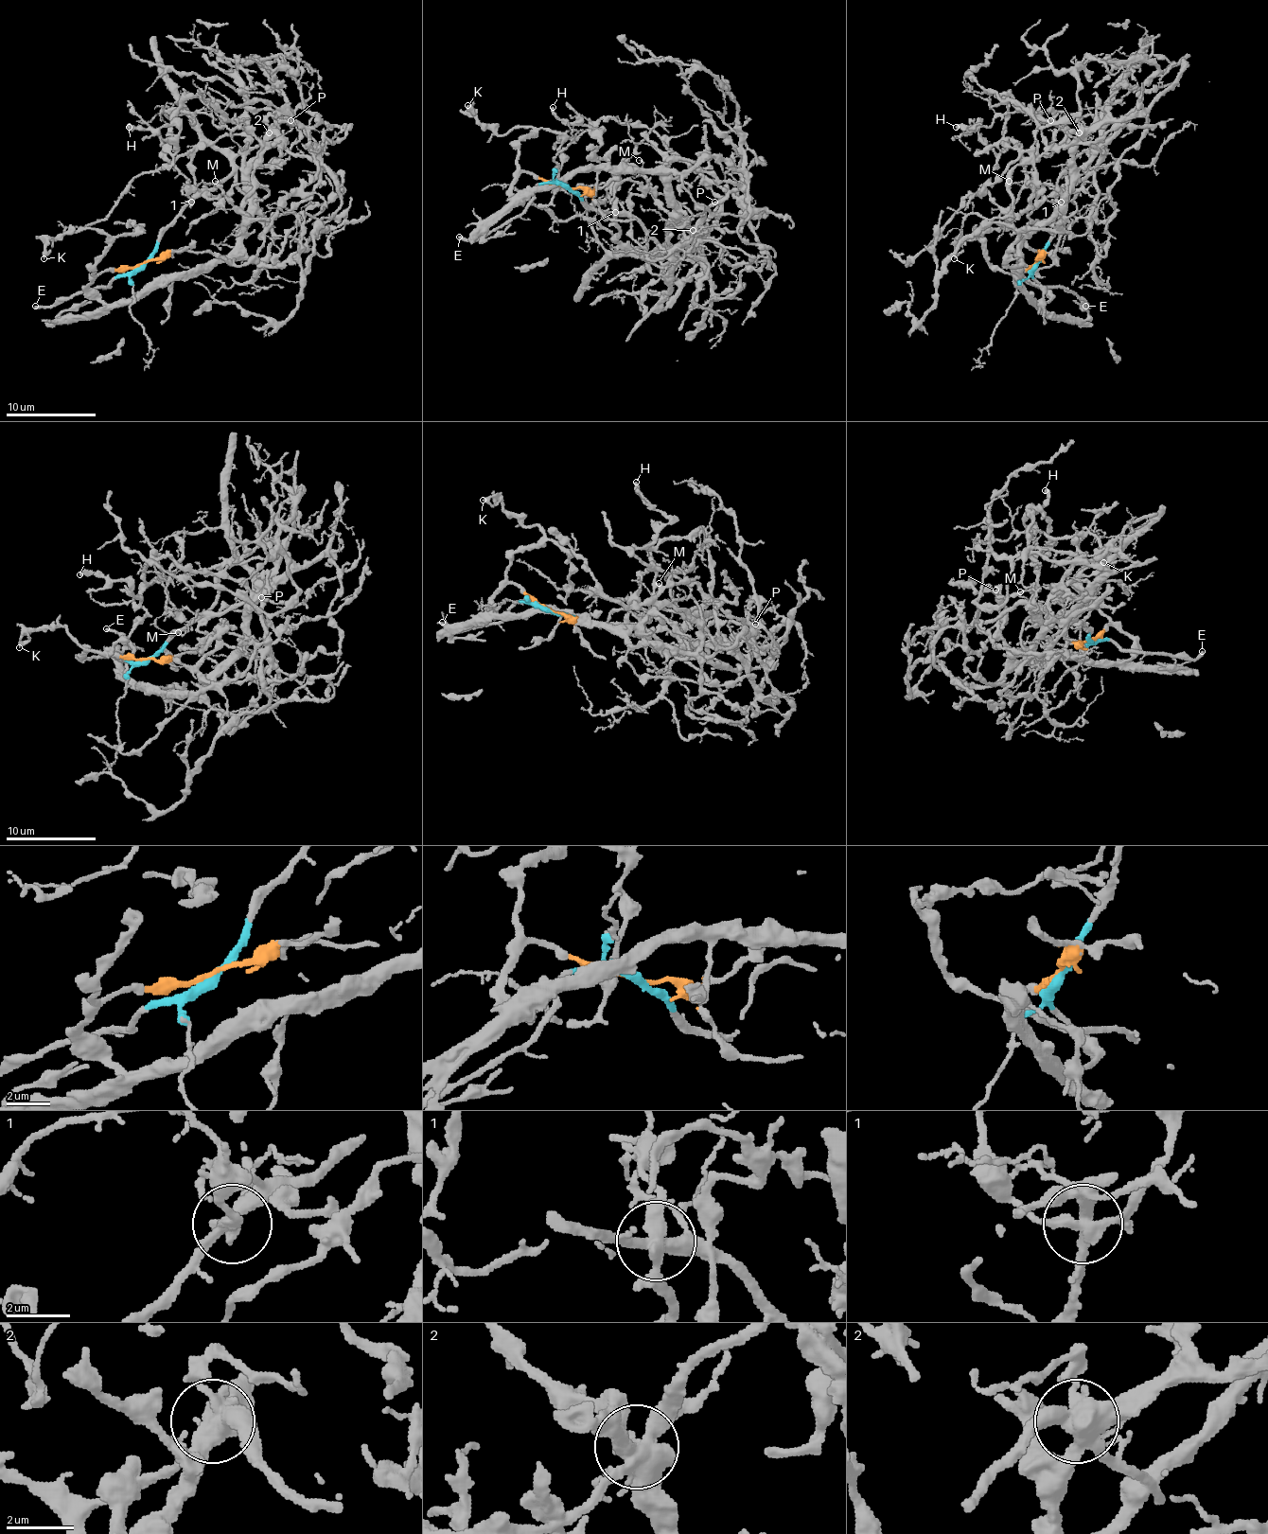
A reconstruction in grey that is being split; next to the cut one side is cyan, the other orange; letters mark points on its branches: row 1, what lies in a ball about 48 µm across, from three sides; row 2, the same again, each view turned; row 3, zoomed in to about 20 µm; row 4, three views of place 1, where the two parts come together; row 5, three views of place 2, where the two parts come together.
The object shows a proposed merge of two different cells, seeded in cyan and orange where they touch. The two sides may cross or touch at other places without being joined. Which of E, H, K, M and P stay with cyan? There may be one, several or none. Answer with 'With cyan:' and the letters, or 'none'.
With cyan: E, M

